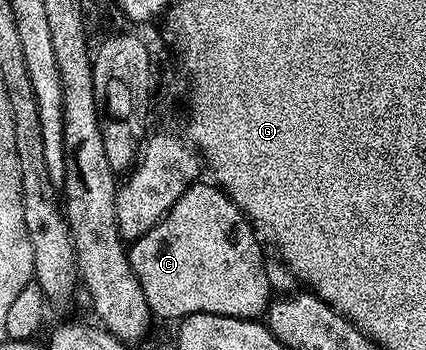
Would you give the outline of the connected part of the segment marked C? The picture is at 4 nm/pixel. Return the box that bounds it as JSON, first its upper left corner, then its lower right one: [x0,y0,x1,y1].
[127,183,271,322]

